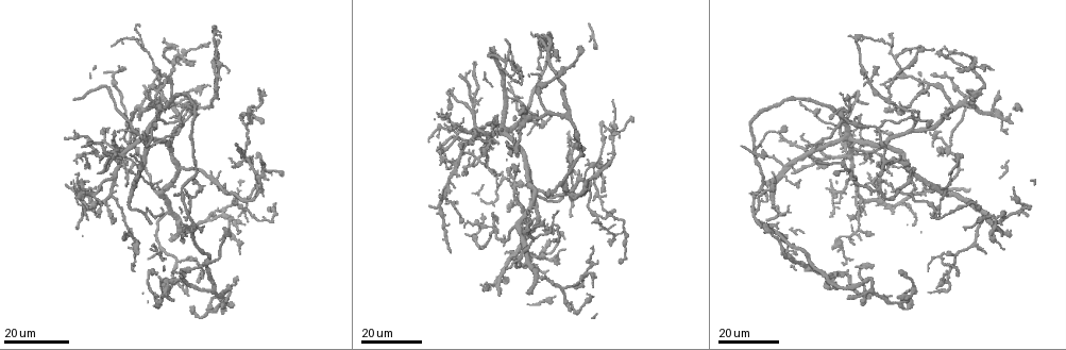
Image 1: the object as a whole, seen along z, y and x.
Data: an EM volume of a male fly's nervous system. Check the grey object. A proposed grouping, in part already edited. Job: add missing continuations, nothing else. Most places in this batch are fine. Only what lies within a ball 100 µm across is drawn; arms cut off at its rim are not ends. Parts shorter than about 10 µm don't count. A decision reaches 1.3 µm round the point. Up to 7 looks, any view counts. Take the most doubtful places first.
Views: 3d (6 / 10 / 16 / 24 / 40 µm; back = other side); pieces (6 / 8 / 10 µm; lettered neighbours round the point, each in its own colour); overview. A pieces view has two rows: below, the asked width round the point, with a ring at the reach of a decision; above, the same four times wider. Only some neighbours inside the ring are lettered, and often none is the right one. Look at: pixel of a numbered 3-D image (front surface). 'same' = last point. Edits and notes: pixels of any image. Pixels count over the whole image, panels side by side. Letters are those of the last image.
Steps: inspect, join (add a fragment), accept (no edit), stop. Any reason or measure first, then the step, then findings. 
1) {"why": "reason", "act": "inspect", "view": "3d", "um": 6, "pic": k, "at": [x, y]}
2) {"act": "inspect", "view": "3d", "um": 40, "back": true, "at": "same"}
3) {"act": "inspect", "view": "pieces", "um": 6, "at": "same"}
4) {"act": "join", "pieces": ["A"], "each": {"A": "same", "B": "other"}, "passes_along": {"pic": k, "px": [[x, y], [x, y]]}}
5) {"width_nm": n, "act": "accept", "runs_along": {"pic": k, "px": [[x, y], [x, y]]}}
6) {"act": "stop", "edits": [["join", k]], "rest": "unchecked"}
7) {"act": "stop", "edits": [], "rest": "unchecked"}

{"why": "free end", "act": "inspect", "view": "3d", "um": 16, "pic": 1, "at": [238, 279]}

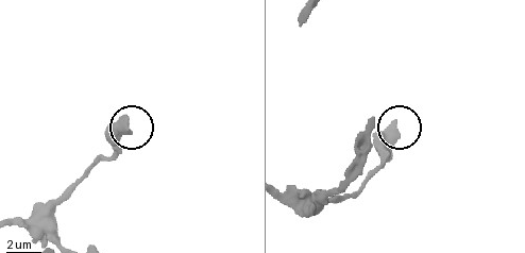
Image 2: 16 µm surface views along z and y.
{"act": "inspect", "view": "pieces", "um": 8, "pic": 2, "at": [392, 124]}

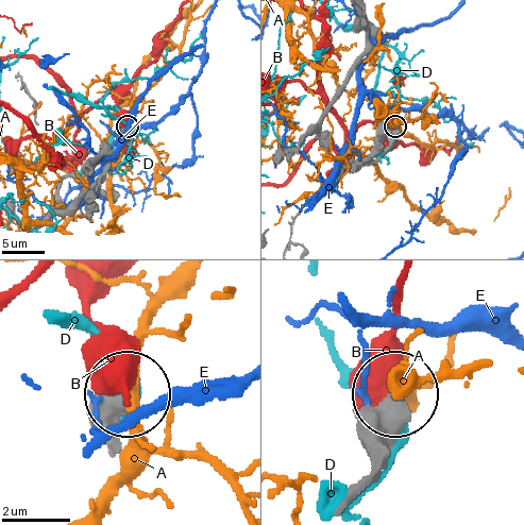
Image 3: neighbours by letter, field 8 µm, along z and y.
{"act": "accept", "each": {"A": "other", "B": "other", "D": "other", "E": "other"}, "runs_along": {"pic": 3, "px": [[366, 478], [374, 419], [388, 395]]}, "found": "none of them fits"}

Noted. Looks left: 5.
{"why": "branch stops here", "act": "inspect", "view": "3d", "um": 24, "pic": 1, "at": [880, 67]}

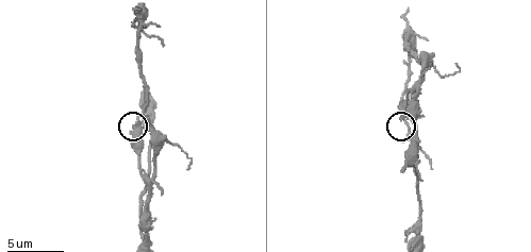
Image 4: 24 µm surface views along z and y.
{"why": "what lies round it", "act": "inspect", "view": "pieces", "um": 8, "pic": 4, "at": [403, 120]}

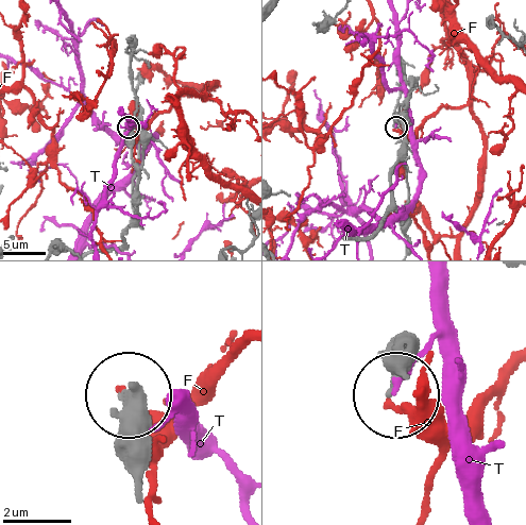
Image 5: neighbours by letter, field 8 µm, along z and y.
{"act": "accept", "each": {"F": "other", "T": "other"}, "found": "none of them fits"}

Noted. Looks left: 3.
{"why": "tapers out", "act": "inspect", "view": "3d", "um": 16, "pic": 1, "at": [517, 137]}

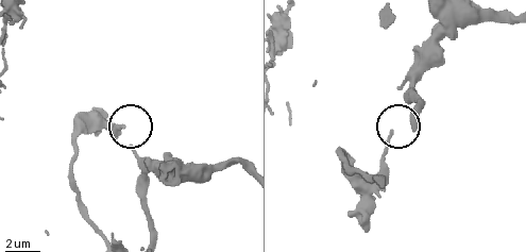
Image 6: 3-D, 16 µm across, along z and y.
{"act": "inspect", "view": "3d", "um": 6, "pic": 6, "at": [390, 133]}

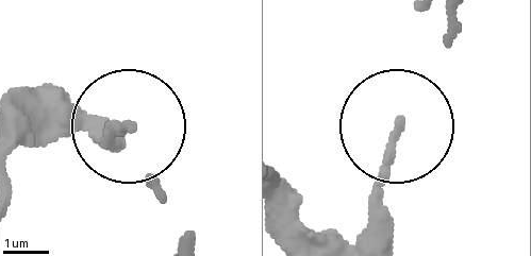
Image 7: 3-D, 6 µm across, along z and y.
{"act": "inspect", "view": "pieces", "um": 8, "pic": 7, "at": [131, 129]}

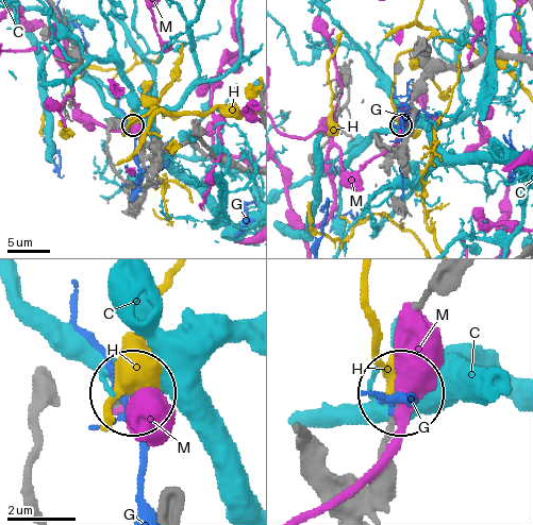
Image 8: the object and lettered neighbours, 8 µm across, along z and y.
{"act": "accept", "each": {"C": "other", "G": "other", "H": "other", "M": "other"}, "found": "no lettered fragment goes on from it"}

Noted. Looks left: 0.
{"act": "stop", "edits": [], "rest": "unchecked"}

